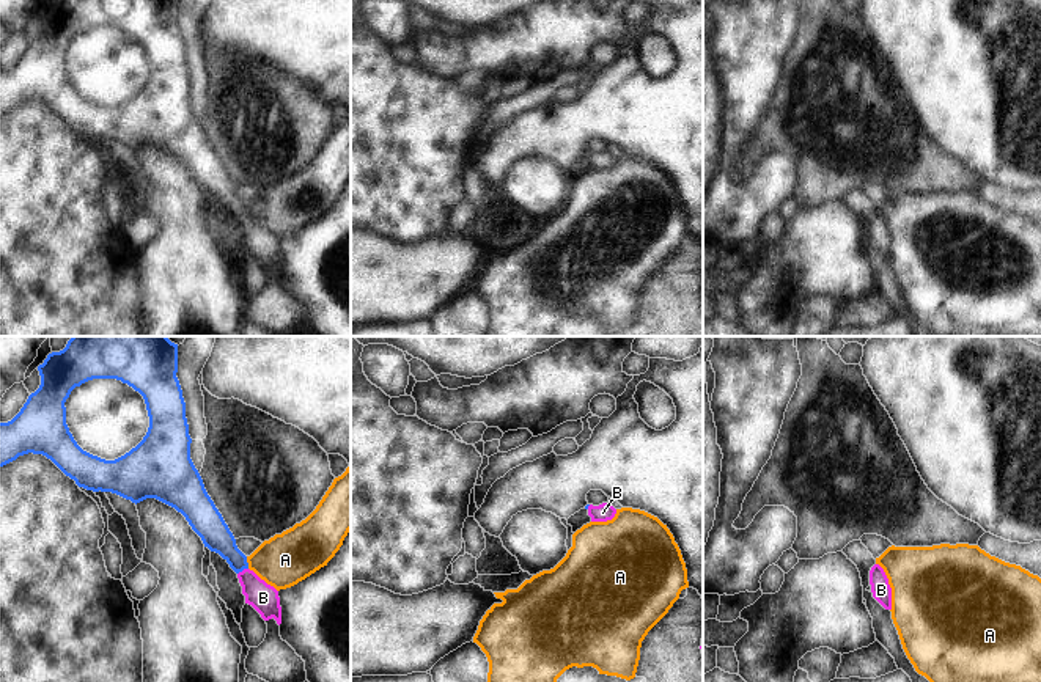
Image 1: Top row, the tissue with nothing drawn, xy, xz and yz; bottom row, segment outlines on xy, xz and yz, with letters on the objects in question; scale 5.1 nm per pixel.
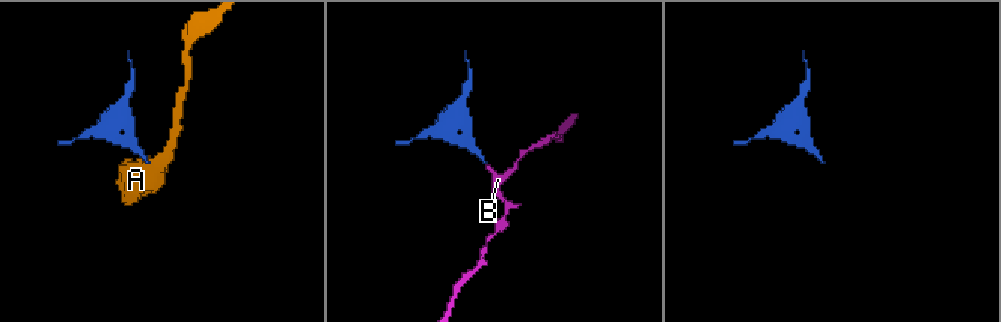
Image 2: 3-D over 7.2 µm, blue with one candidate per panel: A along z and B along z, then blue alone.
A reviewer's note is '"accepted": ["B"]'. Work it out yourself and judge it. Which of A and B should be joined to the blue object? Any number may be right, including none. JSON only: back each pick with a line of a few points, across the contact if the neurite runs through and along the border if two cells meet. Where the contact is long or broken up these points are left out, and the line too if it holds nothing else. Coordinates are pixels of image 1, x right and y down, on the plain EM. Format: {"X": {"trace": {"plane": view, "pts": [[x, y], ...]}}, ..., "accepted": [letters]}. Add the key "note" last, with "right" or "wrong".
{"B": {"trace": {"plane": "xy", "pts": [[214, 181], [242, 217], [252, 234], [263, 245]]}}, "accepted": ["B"], "note": "right"}

